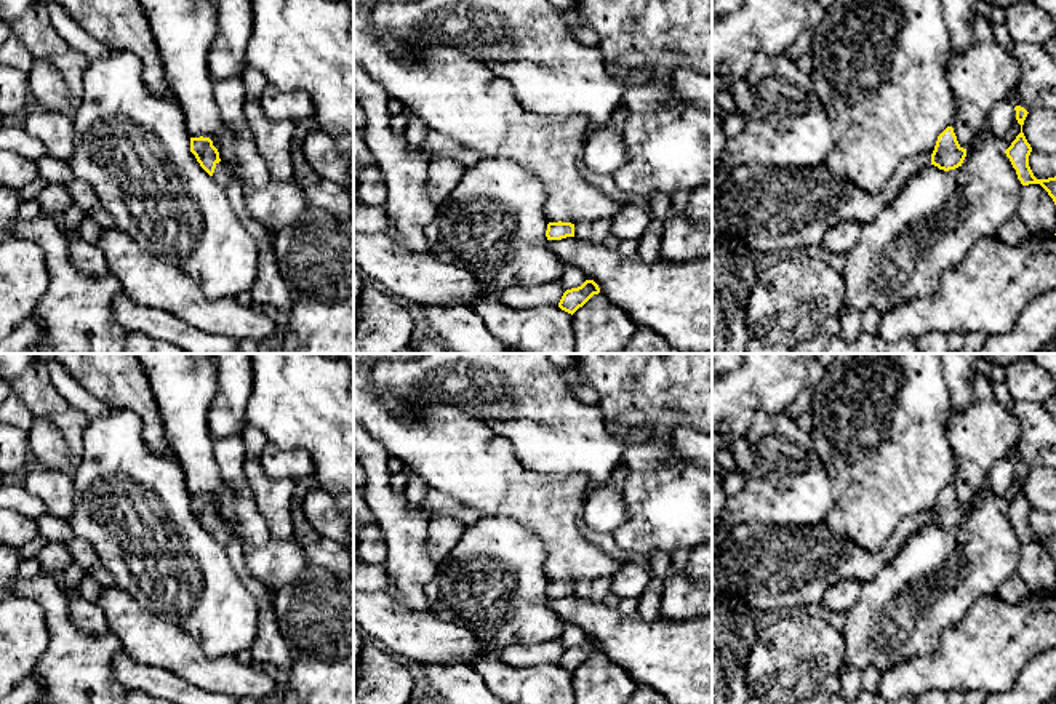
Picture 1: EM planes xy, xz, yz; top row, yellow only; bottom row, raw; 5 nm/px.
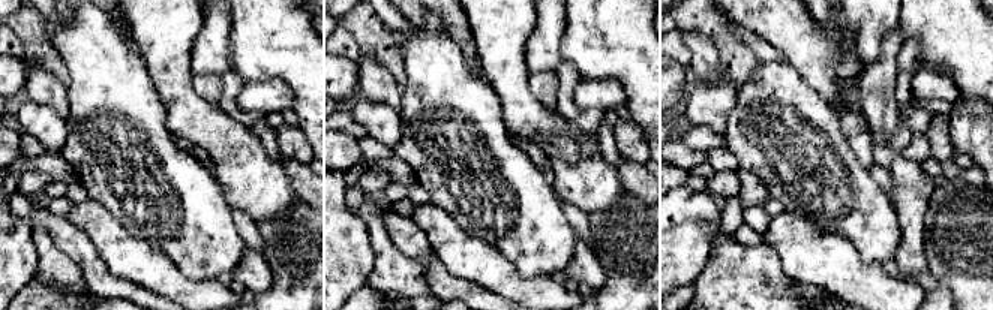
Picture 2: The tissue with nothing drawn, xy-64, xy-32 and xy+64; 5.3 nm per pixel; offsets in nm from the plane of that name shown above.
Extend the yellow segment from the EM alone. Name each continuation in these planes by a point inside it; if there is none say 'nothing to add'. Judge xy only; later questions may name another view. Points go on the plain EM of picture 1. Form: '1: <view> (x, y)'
1: xy (223, 535)

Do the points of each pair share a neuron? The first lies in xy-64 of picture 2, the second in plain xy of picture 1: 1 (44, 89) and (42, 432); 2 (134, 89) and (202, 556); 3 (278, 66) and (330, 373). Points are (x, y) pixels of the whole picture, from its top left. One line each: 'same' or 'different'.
1: same
2: same
3: same

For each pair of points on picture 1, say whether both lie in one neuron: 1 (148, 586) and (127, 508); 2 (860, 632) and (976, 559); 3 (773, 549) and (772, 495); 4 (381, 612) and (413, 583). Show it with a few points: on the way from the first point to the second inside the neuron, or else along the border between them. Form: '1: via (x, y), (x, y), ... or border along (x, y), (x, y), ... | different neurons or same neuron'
1: via (148, 567), (148, 538), (141, 527) | same neuron
2: via (890, 624), (909, 605), (948, 589) | same neuron
3: border along (735, 525), (812, 525) | different neurons
4: border along (384, 592), (410, 610), (429, 612) | different neurons

